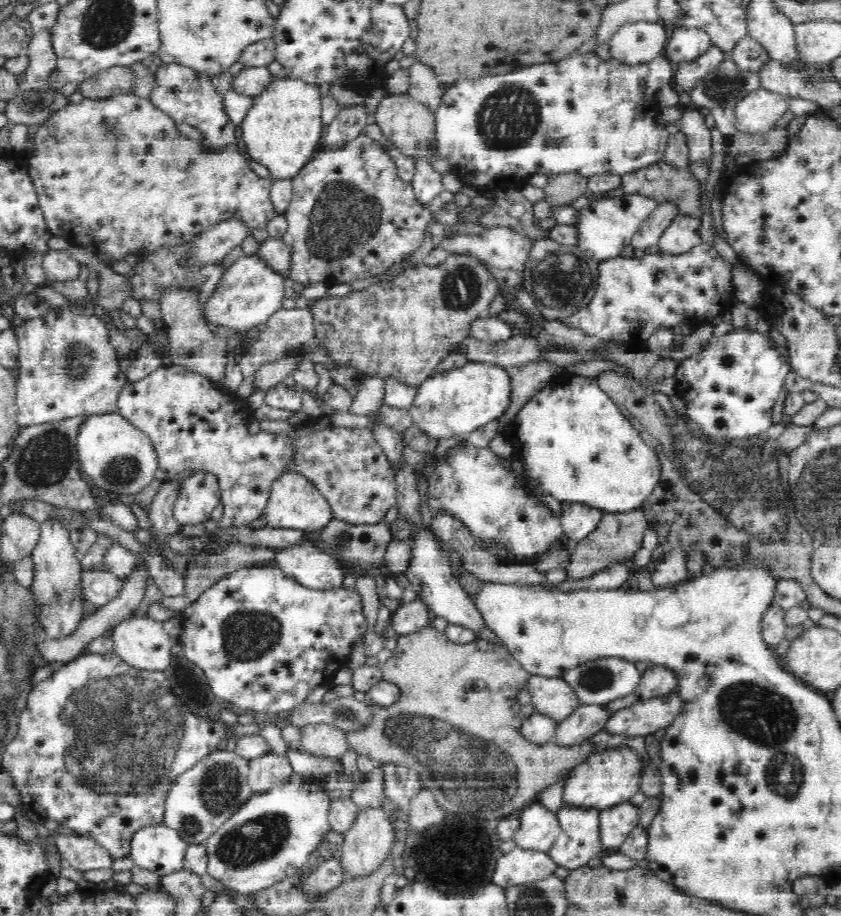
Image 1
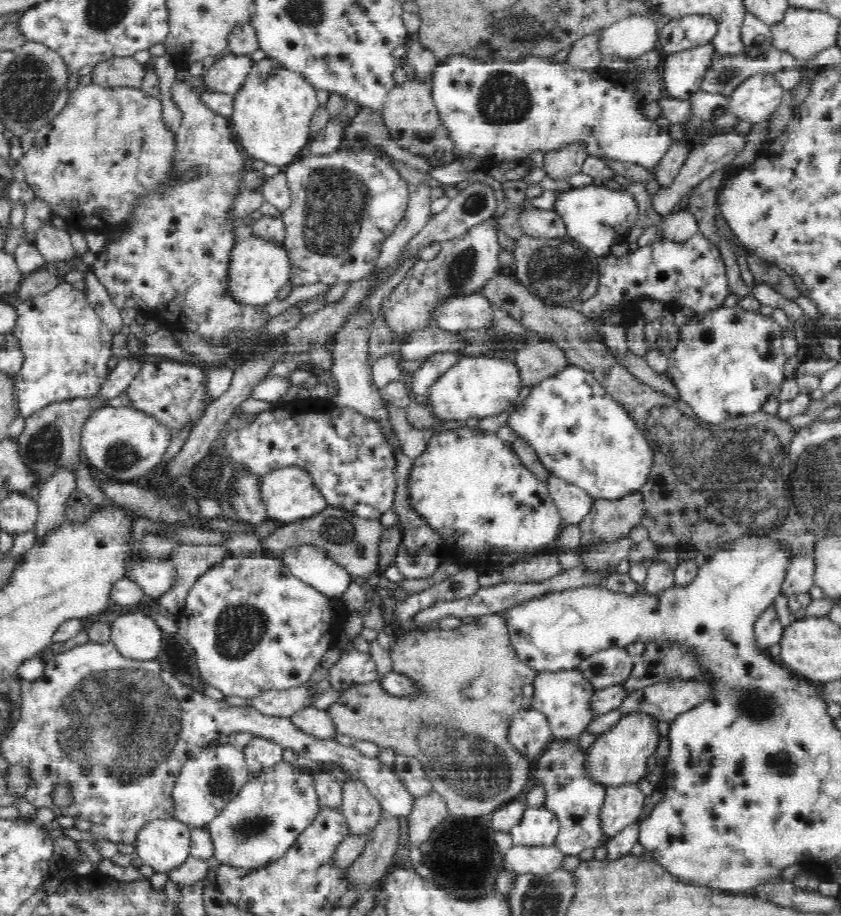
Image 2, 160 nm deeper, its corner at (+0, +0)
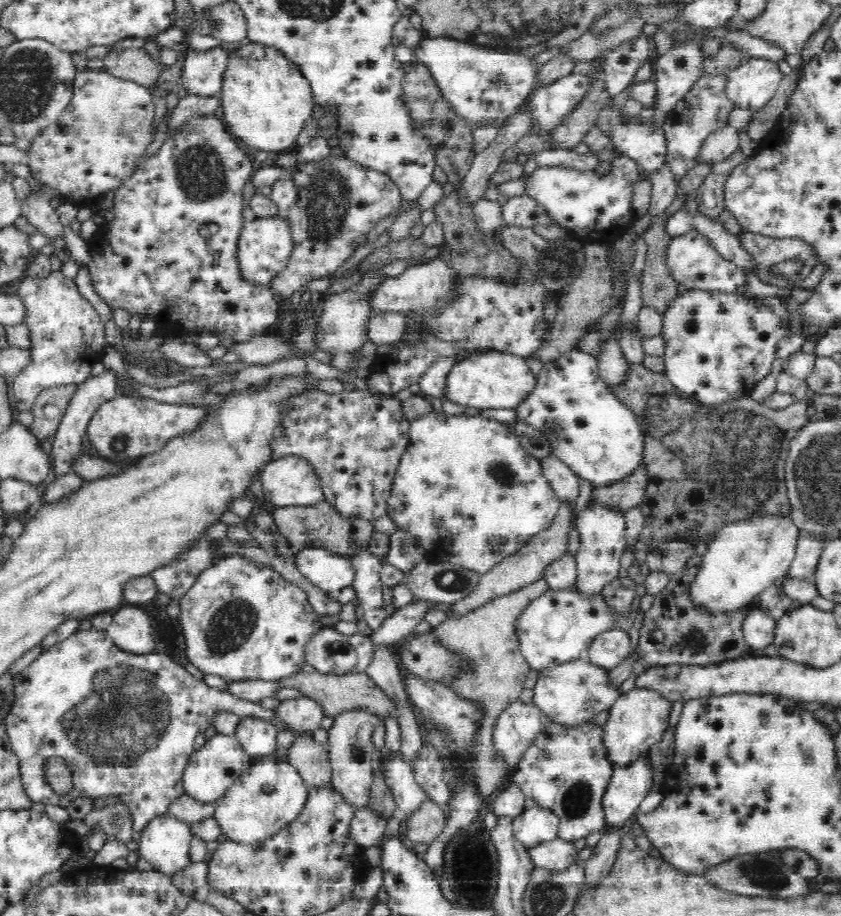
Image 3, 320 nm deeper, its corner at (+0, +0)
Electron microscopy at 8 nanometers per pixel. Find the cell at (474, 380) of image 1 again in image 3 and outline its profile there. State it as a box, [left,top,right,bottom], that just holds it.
[444,351,536,410]

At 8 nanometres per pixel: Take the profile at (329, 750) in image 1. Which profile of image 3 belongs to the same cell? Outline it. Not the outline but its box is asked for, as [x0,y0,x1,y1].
[275,696,325,732]

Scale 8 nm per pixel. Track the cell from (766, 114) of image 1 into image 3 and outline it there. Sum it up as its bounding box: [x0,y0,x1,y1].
[727,58,784,114]

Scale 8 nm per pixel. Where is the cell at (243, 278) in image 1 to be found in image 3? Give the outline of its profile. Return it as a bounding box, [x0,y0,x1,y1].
[237,219,293,289]

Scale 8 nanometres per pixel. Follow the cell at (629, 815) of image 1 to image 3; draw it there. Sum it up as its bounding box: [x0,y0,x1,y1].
[602,761,653,830]

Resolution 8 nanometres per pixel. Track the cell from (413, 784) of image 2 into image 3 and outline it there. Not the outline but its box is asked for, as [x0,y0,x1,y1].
[410,747,451,807]

